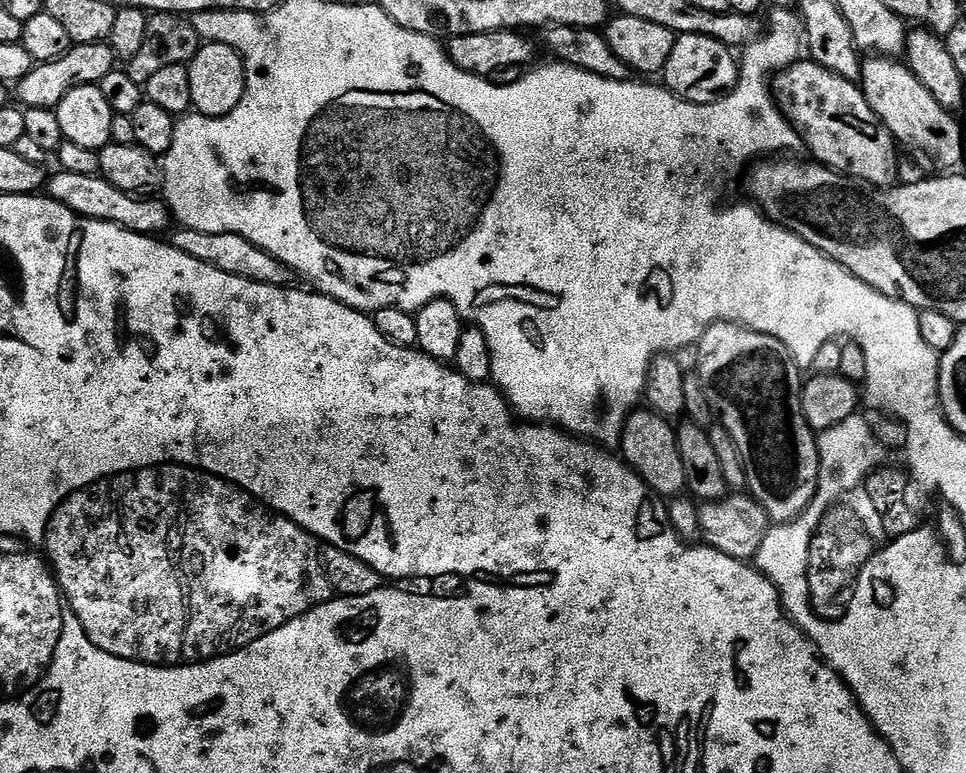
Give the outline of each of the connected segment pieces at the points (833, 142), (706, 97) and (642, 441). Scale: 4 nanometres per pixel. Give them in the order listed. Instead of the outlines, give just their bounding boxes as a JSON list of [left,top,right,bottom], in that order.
[[770,58,900,188],[662,34,740,104],[618,410,685,498]]

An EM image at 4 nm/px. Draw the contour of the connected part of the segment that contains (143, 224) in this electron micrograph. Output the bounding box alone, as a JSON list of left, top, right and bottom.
[46,170,173,236]

